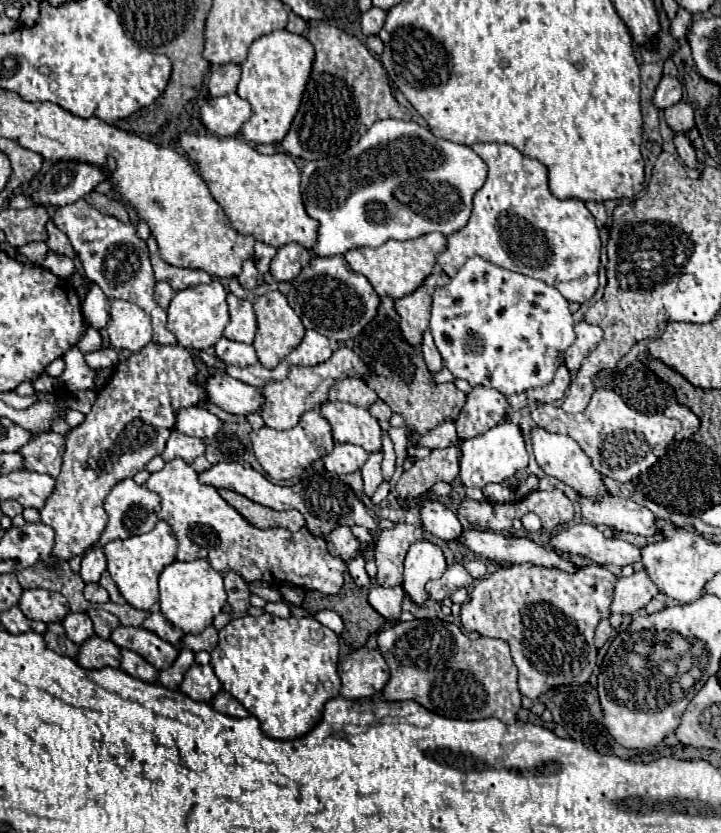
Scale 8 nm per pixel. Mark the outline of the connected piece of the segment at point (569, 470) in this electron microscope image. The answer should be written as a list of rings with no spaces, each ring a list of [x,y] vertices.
[[[532,427],[532,431],[530,431],[530,443],[532,443],[534,457],[536,457],[538,465],[548,475],[560,479],[562,483],[566,483],[574,491],[578,491],[582,495],[588,495],[592,499],[600,499],[606,493],[606,489],[602,485],[602,475],[592,467],[590,459],[586,457],[586,453],[580,449],[580,445],[572,437],[560,435],[560,433],[550,433],[550,431],[544,431],[542,427]]]

